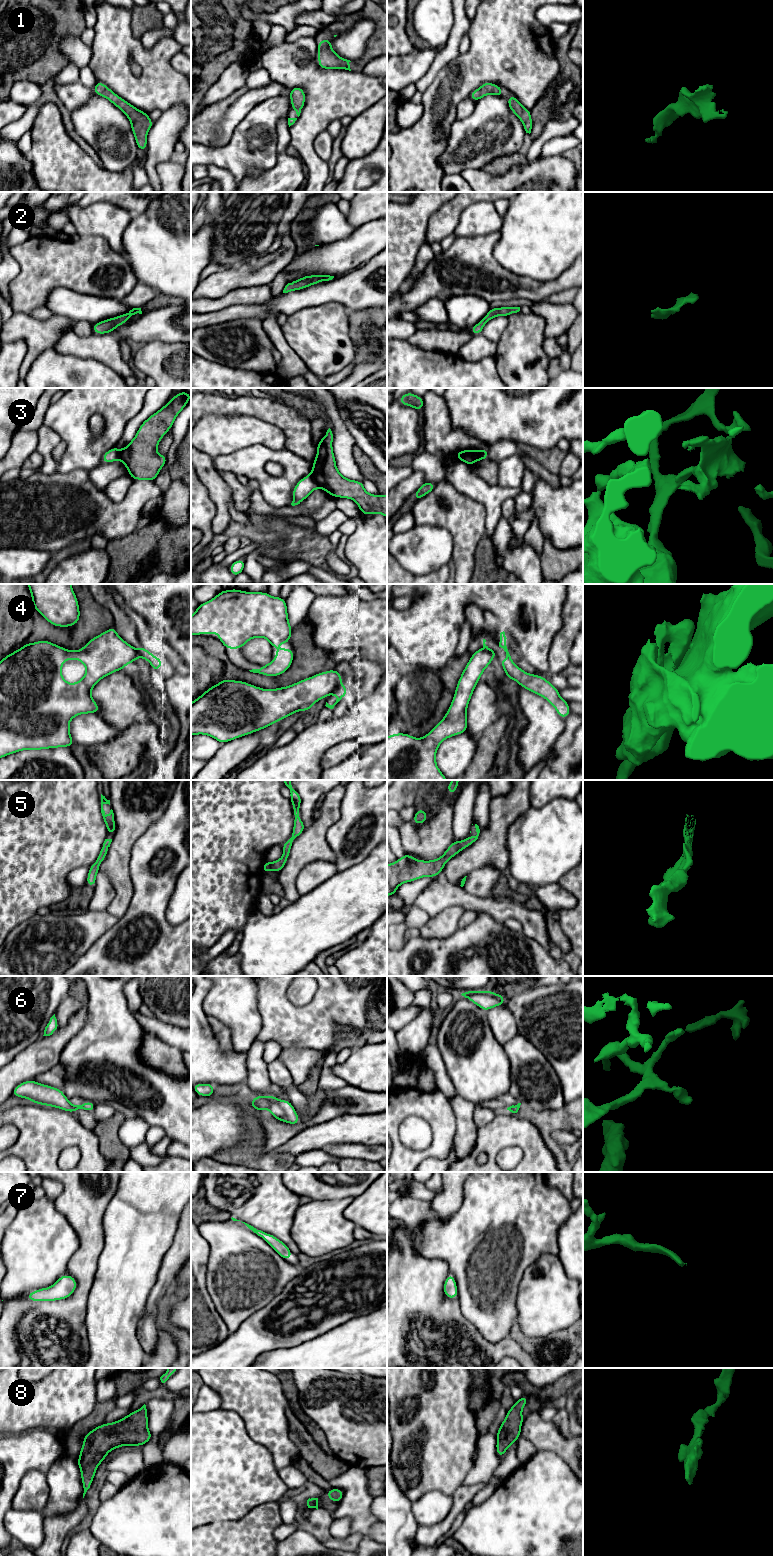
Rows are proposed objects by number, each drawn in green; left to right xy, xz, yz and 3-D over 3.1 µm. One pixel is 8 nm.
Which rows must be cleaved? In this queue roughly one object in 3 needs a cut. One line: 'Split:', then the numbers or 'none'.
Split: 3, 4, 6

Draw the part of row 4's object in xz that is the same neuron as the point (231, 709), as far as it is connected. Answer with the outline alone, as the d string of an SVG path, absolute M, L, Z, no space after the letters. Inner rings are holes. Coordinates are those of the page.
M334 669L276 689L263 689L244 681L224 678L191 703L191 736L208 735L224 744L257 732L295 712L311 710L316 702L332 694L341 680L342 674Z

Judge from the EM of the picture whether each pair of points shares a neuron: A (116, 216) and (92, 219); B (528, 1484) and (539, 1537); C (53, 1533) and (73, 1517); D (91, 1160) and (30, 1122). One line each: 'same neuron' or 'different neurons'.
A: same neuron
B: same neuron
C: same neuron
D: same neuron

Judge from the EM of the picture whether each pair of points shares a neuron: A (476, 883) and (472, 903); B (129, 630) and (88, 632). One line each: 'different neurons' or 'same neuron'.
A: different neurons
B: different neurons

